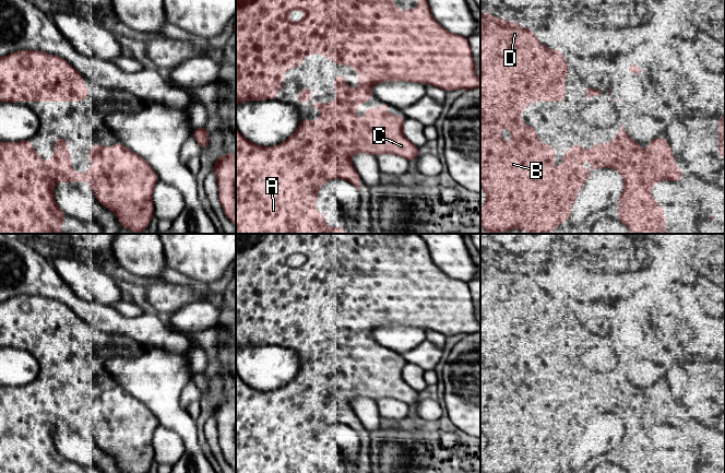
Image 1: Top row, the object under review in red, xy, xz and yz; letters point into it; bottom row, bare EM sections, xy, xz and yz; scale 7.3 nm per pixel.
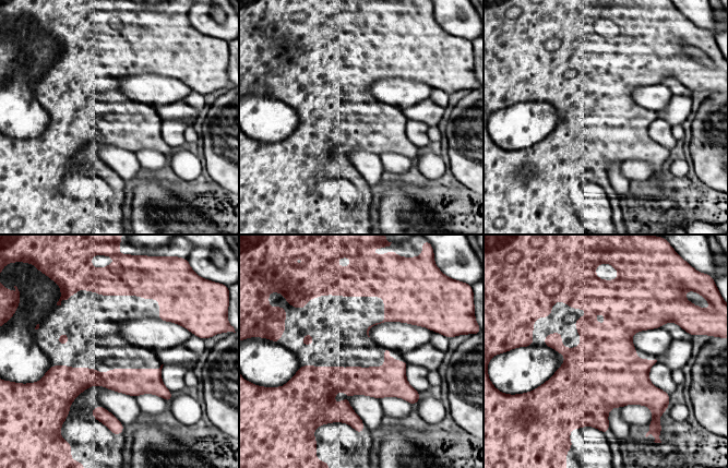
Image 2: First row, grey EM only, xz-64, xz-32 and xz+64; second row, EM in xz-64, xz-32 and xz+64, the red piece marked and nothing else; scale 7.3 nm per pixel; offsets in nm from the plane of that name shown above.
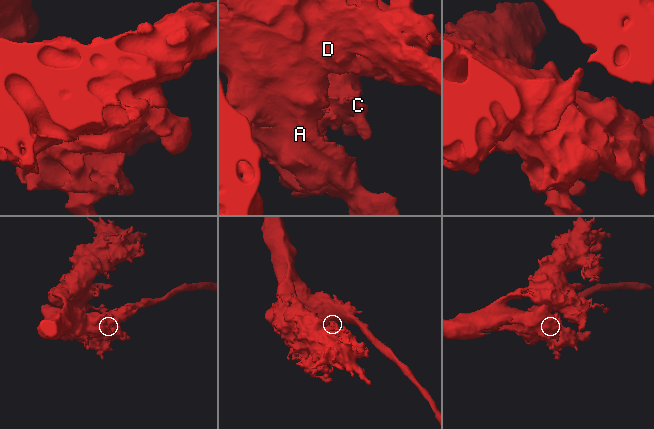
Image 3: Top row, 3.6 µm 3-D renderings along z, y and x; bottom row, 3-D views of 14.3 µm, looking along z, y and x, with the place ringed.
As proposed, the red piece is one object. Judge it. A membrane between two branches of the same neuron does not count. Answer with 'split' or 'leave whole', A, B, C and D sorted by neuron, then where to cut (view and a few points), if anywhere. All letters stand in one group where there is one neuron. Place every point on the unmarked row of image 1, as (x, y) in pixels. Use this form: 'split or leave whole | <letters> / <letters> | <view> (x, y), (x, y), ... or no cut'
leave whole | A B C D | no cut

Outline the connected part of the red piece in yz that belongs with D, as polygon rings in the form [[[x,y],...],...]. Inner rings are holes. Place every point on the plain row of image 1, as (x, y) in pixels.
[[[480,256],[480,433],[485,435],[486,445],[483,451],[480,452],[480,471],[483,473],[555,473],[559,472],[560,469],[564,468],[570,463],[575,444],[578,441],[579,434],[581,430],[591,423],[591,417],[594,414],[602,412],[613,412],[619,416],[625,425],[625,434],[619,441],[618,447],[618,465],[625,469],[628,473],[666,473],[664,454],[662,449],[656,448],[652,441],[652,431],[655,427],[659,425],[670,425],[681,428],[682,415],[675,409],[674,399],[669,392],[668,386],[664,382],[652,382],[650,386],[650,392],[647,394],[642,394],[639,390],[639,387],[631,383],[625,371],[620,370],[620,374],[616,377],[616,382],[613,388],[594,388],[591,397],[586,395],[586,392],[583,392],[581,389],[574,389],[562,399],[563,409],[560,410],[561,415],[555,414],[555,391],[543,389],[537,385],[537,379],[535,378],[535,371],[533,368],[528,369],[528,373],[524,374],[524,366],[520,363],[521,354],[530,355],[531,346],[567,346],[566,343],[566,320],[570,317],[568,308],[566,307],[561,294],[548,294],[545,289],[540,288],[539,285],[535,283],[534,275],[532,273],[526,274],[521,272],[516,267],[512,268],[504,263],[499,263],[489,260],[488,258]],[[502,370],[507,370],[510,379],[513,382],[511,389],[507,389],[501,380],[500,375]],[[582,405],[592,406],[593,411],[591,415],[587,416],[583,412],[580,412],[579,409]]]

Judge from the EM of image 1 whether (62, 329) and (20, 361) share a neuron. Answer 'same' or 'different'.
different

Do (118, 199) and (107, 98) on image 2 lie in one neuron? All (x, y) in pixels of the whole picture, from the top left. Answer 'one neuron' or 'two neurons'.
one neuron

